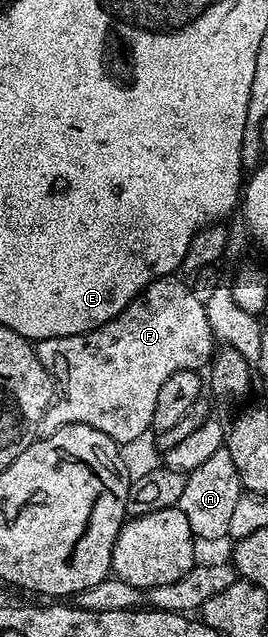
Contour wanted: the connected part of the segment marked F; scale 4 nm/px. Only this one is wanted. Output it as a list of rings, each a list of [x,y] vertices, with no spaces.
[[[169,276],[150,283],[121,314],[106,324],[74,336],[39,339],[35,348],[40,363],[52,378],[56,393],[42,416],[39,433],[53,434],[58,432],[58,428],[66,428],[70,424],[86,424],[90,428],[98,428],[98,432],[106,432],[110,440],[125,444],[138,441],[144,433],[152,430],[158,392],[174,372],[200,372],[211,363],[214,339],[204,303],[198,300],[187,281],[179,282],[176,276]]]

